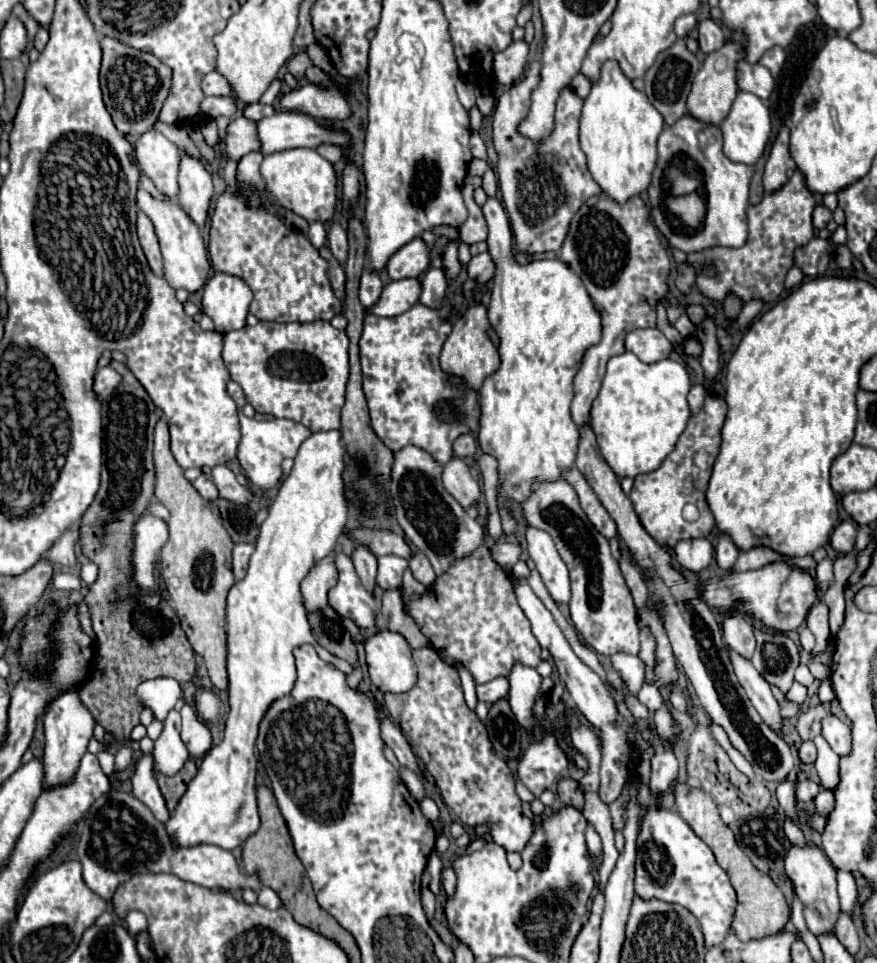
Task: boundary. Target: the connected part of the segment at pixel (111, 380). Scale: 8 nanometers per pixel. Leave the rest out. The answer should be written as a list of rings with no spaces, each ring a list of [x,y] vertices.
[[[106,366],[106,368],[100,368],[100,370],[96,372],[92,390],[94,390],[94,394],[98,396],[98,400],[104,402],[106,396],[110,396],[118,384],[120,384],[120,374],[118,374],[116,370],[112,370],[110,366]]]

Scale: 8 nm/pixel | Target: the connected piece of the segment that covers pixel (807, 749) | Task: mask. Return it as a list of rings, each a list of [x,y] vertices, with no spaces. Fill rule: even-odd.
[[[808,740],[808,742],[802,742],[802,746],[800,746],[800,760],[804,762],[804,764],[812,764],[814,760],[810,760],[810,758],[816,758],[816,746],[814,746],[814,742],[812,740]]]

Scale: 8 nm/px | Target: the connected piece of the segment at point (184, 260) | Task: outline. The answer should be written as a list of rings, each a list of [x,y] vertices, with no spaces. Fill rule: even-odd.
[[[140,188],[136,202],[138,202],[138,208],[152,220],[152,224],[156,228],[156,236],[160,240],[160,250],[164,256],[164,278],[168,280],[168,284],[174,290],[178,290],[178,288],[186,288],[188,292],[200,290],[208,278],[210,262],[206,258],[206,248],[204,248],[204,240],[200,236],[198,226],[182,210],[182,206],[178,206],[170,198],[158,200]]]

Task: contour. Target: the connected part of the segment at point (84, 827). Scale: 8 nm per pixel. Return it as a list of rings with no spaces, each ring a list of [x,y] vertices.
[[[112,788],[92,804],[86,820],[82,820],[78,828],[76,850],[84,868],[82,878],[86,886],[108,902],[112,900],[116,888],[130,880],[134,874],[170,872],[180,880],[204,888],[260,888],[256,876],[240,872],[232,852],[212,844],[196,844],[190,848],[176,846],[172,836],[166,832],[166,826],[152,816],[150,808],[144,806],[144,802],[140,802],[132,792],[122,788]]]

